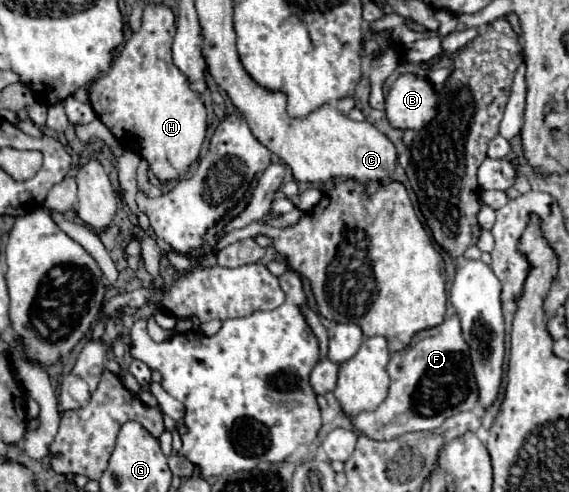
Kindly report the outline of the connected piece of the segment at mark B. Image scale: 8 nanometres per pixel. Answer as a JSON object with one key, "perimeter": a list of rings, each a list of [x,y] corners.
{"perimeter":[[[413,73],[401,75],[393,87],[389,89],[387,97],[385,97],[385,111],[387,111],[387,119],[393,127],[397,129],[423,129],[427,123],[431,123],[439,111],[439,99],[437,93],[433,89],[433,85],[427,79],[419,79]]]}

